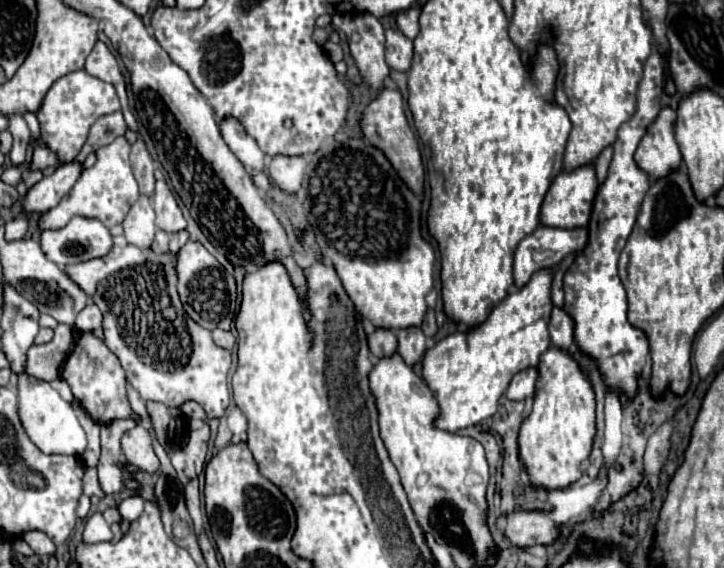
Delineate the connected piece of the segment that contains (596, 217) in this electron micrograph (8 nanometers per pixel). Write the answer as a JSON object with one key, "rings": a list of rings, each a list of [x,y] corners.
{"rings":[[[650,55],[638,87],[636,113],[618,131],[608,177],[594,199],[594,209],[588,223],[588,245],[564,275],[564,311],[574,321],[574,341],[584,355],[596,361],[606,389],[626,395],[626,399],[634,399],[638,393],[638,377],[642,375],[648,357],[648,339],[626,319],[626,291],[618,277],[618,255],[632,231],[640,203],[650,189],[648,175],[634,163],[634,151],[662,109],[660,95],[662,63],[658,63],[658,55]]]}

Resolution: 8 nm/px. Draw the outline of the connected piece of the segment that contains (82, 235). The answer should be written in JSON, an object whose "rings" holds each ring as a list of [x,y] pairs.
{"rings":[[[74,217],[62,229],[44,229],[40,235],[44,255],[58,267],[104,257],[112,249],[112,235],[98,219]]]}

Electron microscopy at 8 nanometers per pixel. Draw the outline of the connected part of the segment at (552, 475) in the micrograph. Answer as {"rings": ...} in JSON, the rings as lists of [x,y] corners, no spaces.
{"rings":[[[550,347],[538,363],[538,383],[530,415],[518,433],[518,455],[534,487],[564,489],[582,477],[596,433],[594,391],[578,363],[564,351]]]}

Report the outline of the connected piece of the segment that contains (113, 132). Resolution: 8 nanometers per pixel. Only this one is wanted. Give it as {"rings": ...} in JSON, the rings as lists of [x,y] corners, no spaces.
{"rings":[[[114,111],[114,113],[110,113],[110,115],[100,117],[100,119],[92,125],[90,135],[88,135],[88,139],[86,139],[80,155],[76,157],[76,161],[84,163],[84,159],[86,159],[92,151],[96,151],[98,147],[104,147],[104,145],[112,143],[116,137],[120,137],[120,135],[124,135],[124,133],[126,133],[126,121],[124,121],[124,117],[122,117],[122,111]]]}

